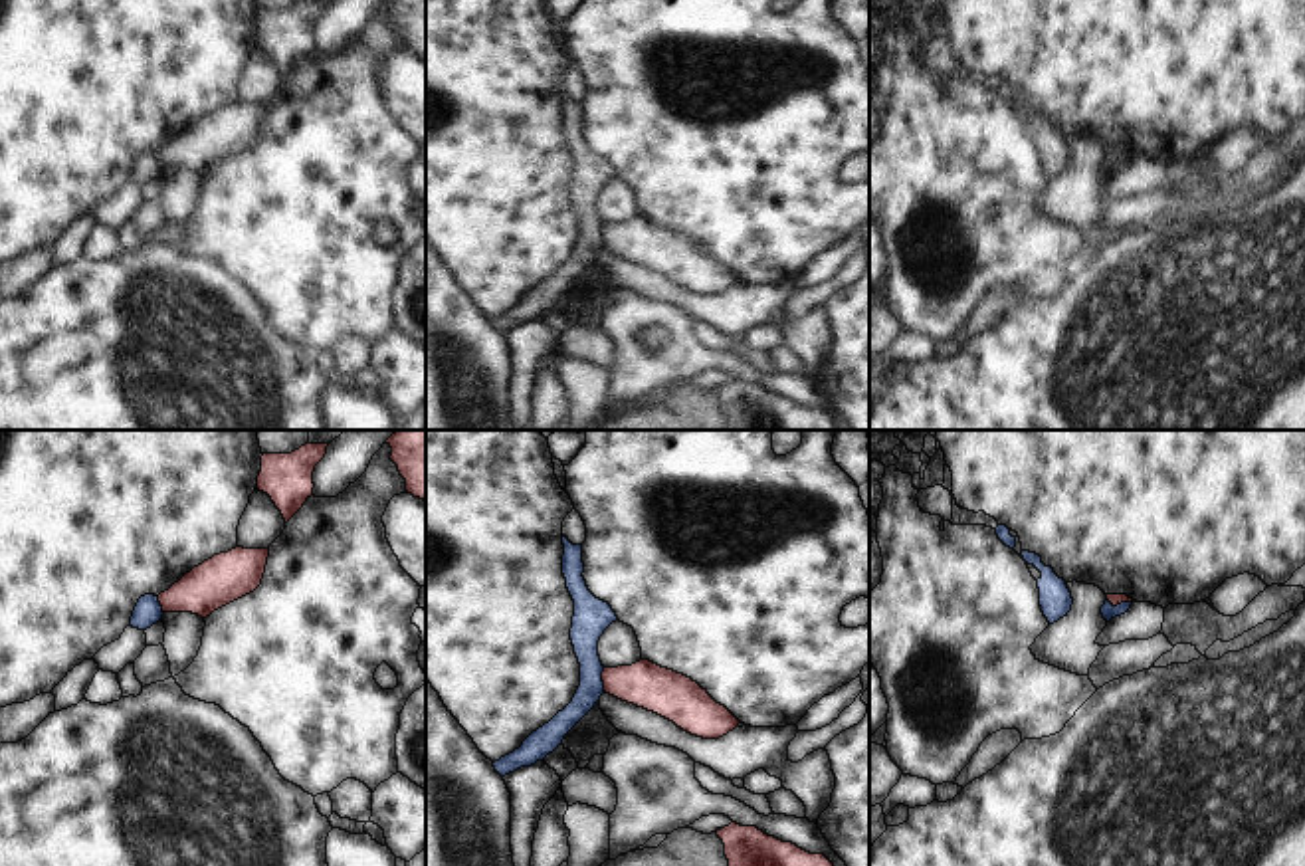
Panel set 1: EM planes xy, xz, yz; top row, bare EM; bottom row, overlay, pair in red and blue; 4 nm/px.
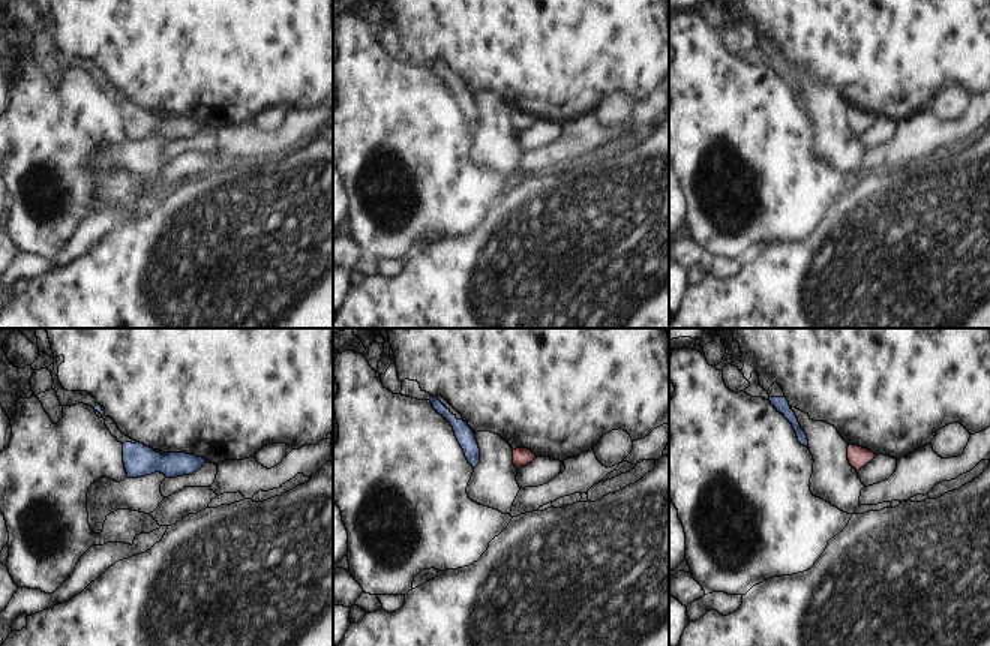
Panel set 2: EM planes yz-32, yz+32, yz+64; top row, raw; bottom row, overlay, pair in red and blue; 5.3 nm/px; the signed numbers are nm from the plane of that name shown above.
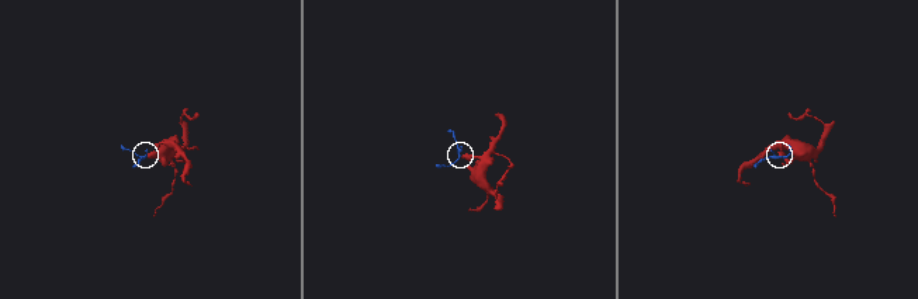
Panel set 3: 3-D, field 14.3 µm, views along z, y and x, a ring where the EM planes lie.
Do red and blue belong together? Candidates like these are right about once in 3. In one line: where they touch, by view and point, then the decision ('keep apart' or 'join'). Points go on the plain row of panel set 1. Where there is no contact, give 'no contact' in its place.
xz (602, 236) | keep apart

